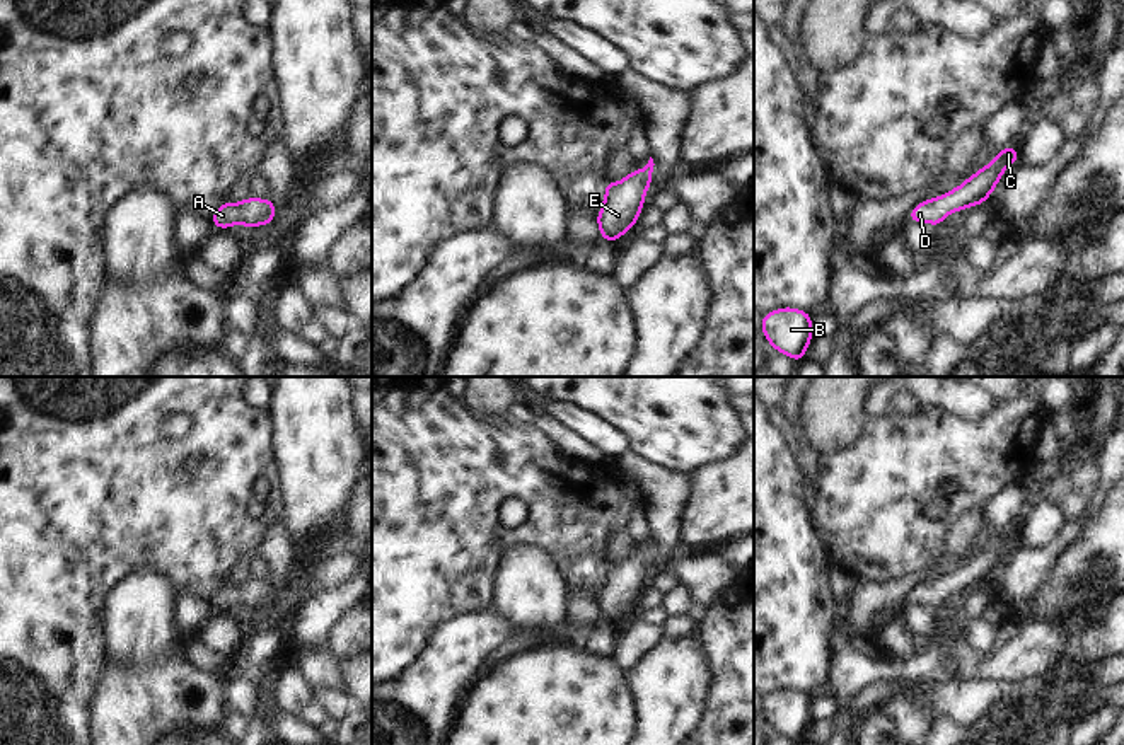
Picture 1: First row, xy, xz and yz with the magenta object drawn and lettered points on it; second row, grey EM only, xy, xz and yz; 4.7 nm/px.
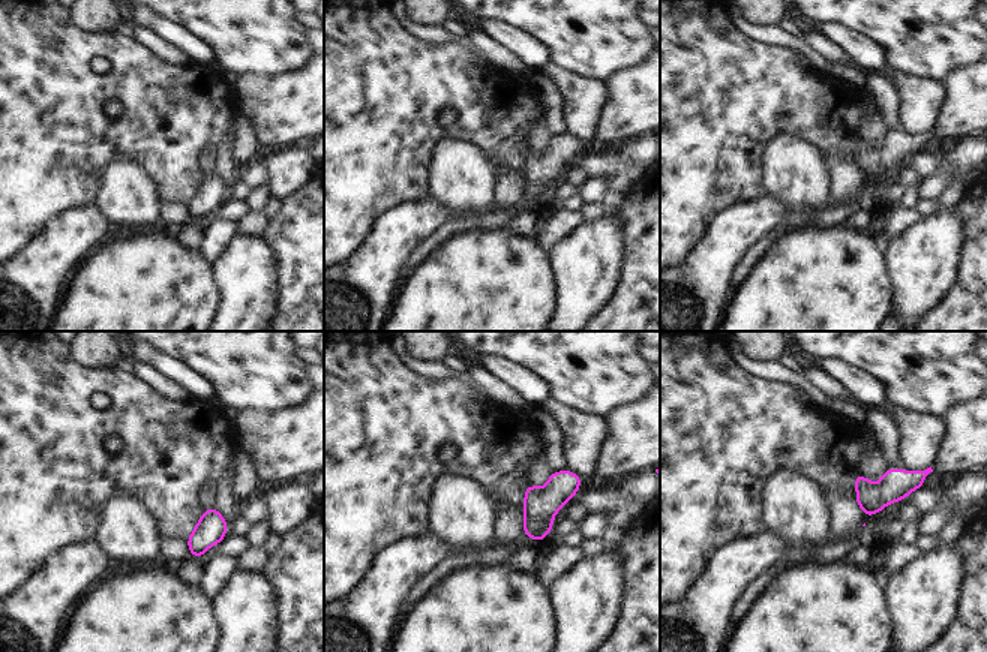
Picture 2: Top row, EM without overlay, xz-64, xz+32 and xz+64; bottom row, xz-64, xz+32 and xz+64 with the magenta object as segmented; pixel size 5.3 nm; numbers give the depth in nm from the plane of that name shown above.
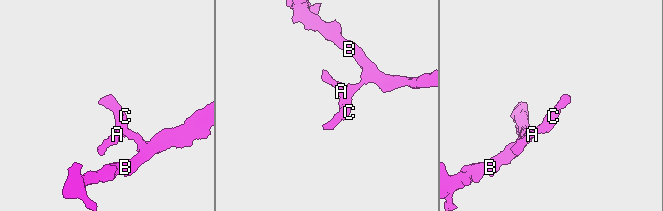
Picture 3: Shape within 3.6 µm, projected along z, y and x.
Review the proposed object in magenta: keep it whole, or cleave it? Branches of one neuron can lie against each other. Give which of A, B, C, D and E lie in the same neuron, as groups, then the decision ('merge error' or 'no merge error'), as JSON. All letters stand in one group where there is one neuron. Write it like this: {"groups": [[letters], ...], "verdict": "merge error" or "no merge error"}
{"groups": [["A", "B", "C", "D", "E"]], "verdict": "no merge error"}

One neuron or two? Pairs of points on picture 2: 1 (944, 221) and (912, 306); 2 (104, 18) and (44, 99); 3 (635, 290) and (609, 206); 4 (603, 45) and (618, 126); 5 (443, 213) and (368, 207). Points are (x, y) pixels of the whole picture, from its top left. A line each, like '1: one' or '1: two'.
1: one
2: two
3: two
4: two
5: two

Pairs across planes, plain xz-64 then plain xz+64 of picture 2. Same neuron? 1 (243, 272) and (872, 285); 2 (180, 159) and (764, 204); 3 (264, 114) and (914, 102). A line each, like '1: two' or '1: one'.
1: two
2: two
3: two

